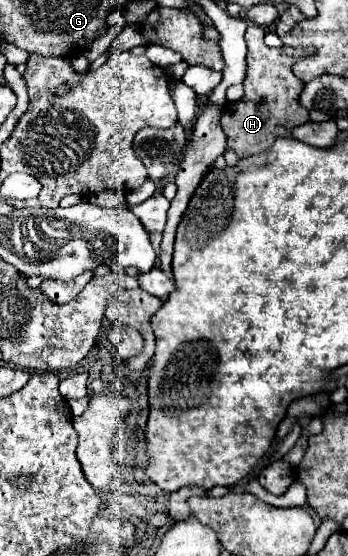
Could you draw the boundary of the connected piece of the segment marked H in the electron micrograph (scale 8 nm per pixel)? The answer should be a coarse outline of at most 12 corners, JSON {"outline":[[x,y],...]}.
{"outline":[[249,25],[239,101],[221,129],[239,159],[309,121],[293,65],[313,47],[263,43]]}

